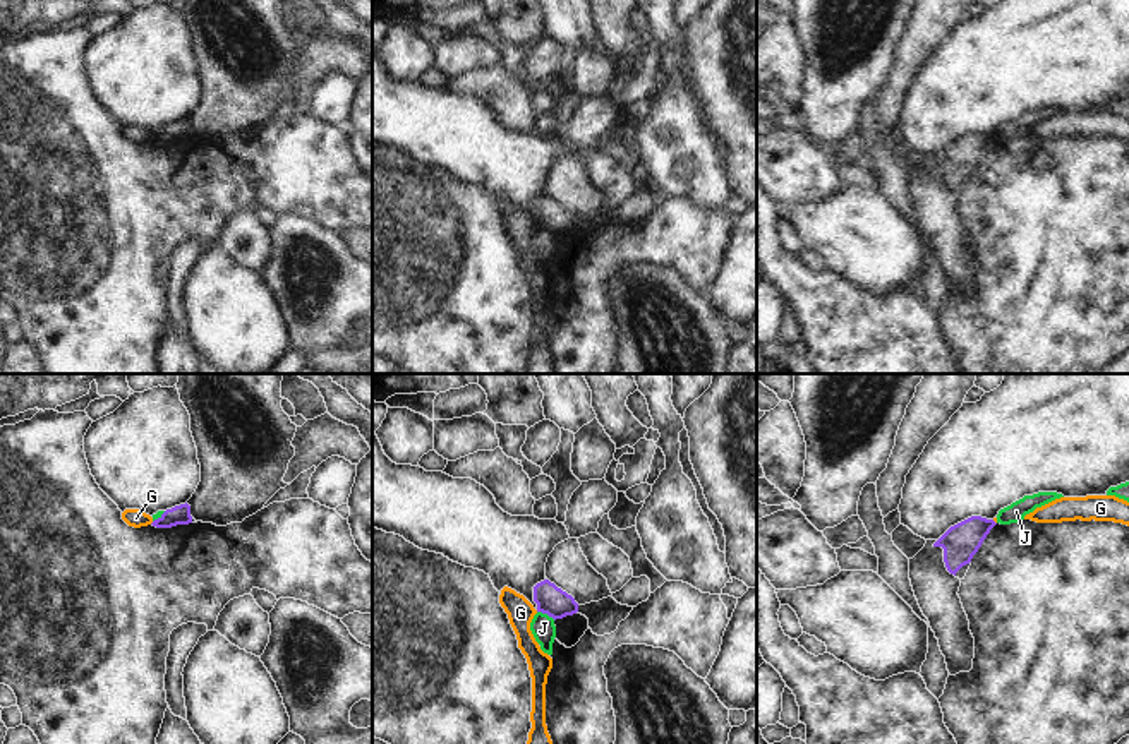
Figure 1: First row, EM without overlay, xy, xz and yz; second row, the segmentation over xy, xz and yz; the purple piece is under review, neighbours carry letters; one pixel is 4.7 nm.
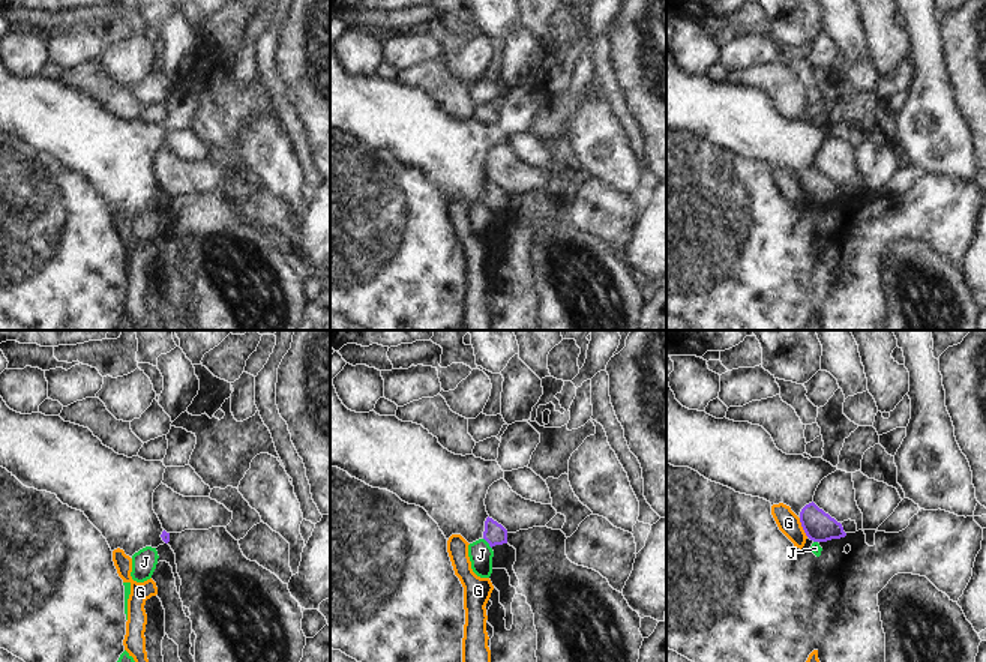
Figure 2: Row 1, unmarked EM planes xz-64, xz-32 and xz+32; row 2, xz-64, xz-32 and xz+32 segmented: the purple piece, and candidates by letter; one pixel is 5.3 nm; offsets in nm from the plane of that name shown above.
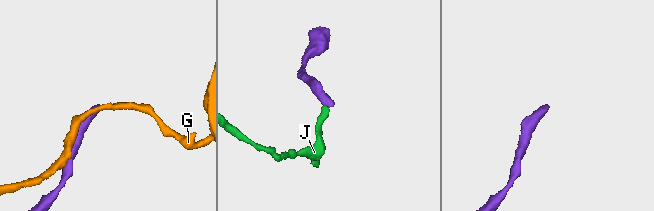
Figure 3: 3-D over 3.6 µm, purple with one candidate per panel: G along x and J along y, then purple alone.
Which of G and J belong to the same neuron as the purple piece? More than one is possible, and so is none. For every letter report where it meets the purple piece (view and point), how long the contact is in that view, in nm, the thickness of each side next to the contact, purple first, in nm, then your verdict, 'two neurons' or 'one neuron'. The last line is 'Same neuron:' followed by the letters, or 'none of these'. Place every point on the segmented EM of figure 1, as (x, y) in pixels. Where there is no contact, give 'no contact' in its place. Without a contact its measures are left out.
G: contact yz (994, 522); length 30 nm; calibres 170 and 20 nm; two neurons
J: contact xz (546, 612); length 100 nm; calibres 140 and 120 nm; two neurons
Same neuron: none of these

